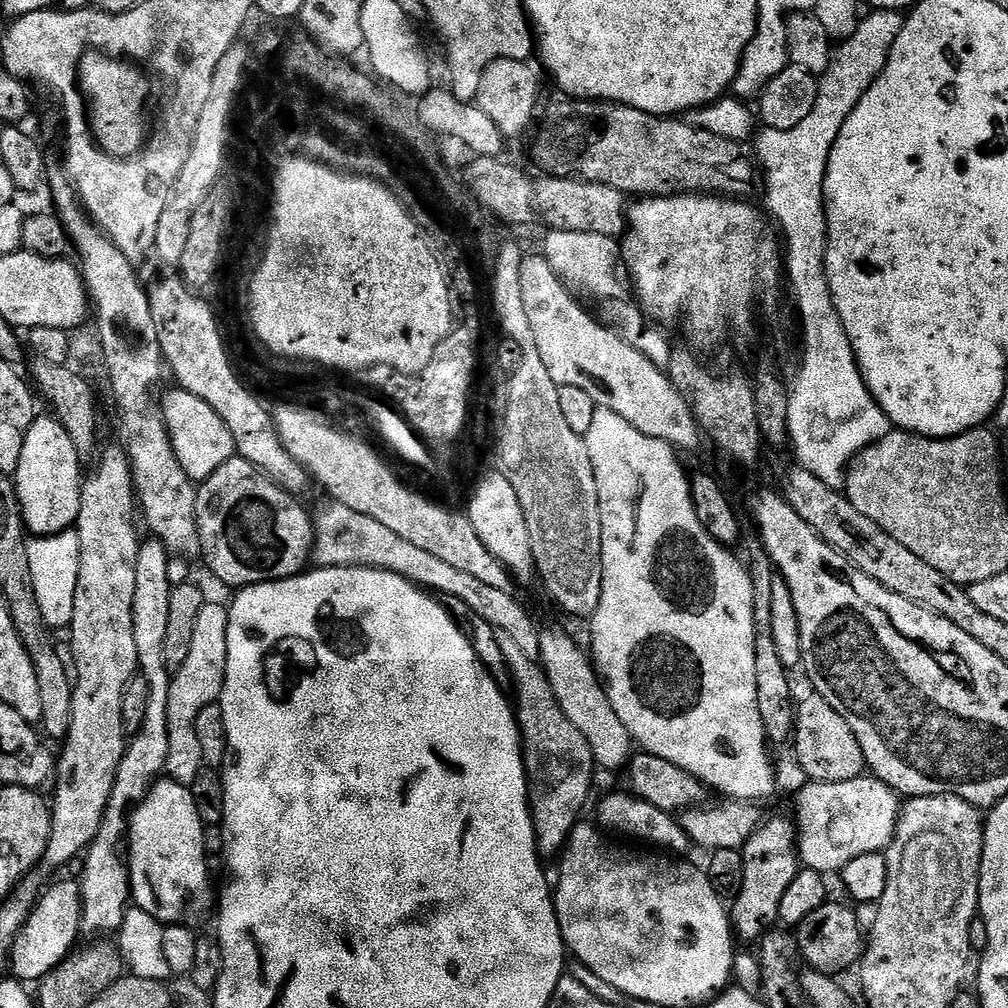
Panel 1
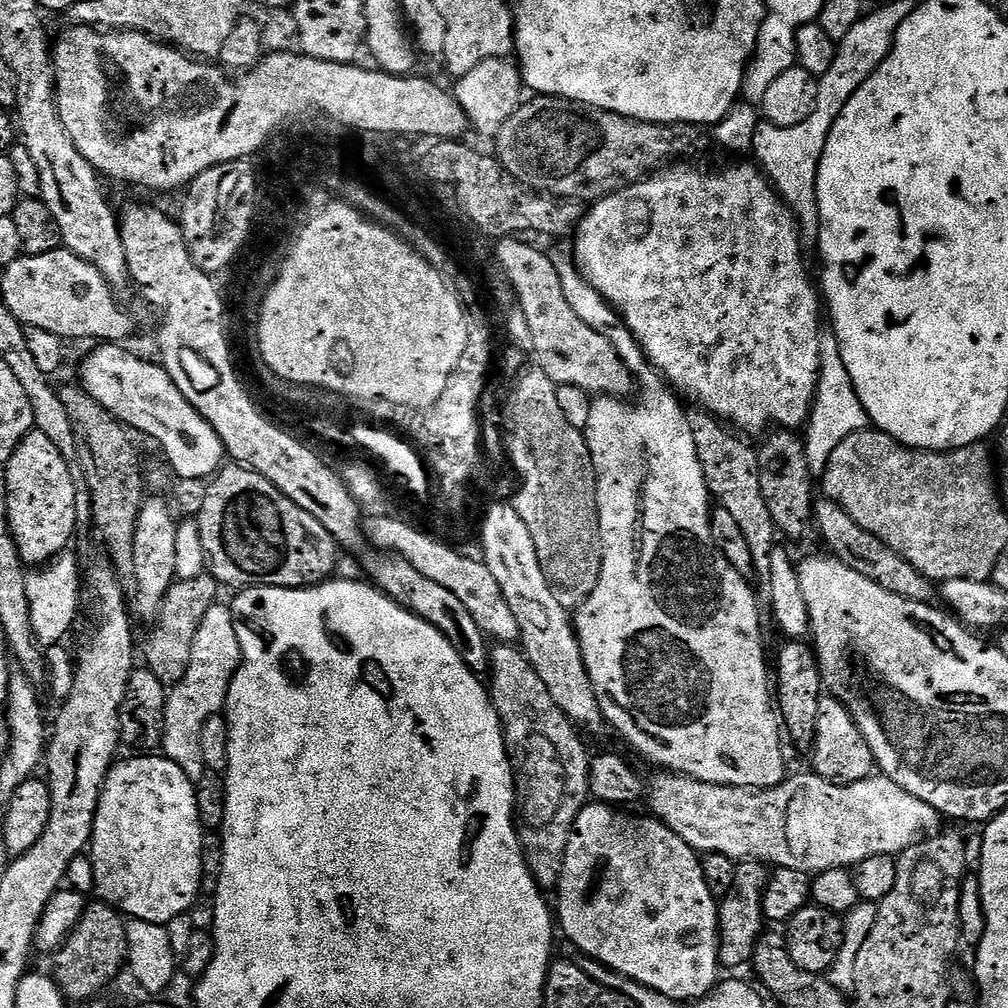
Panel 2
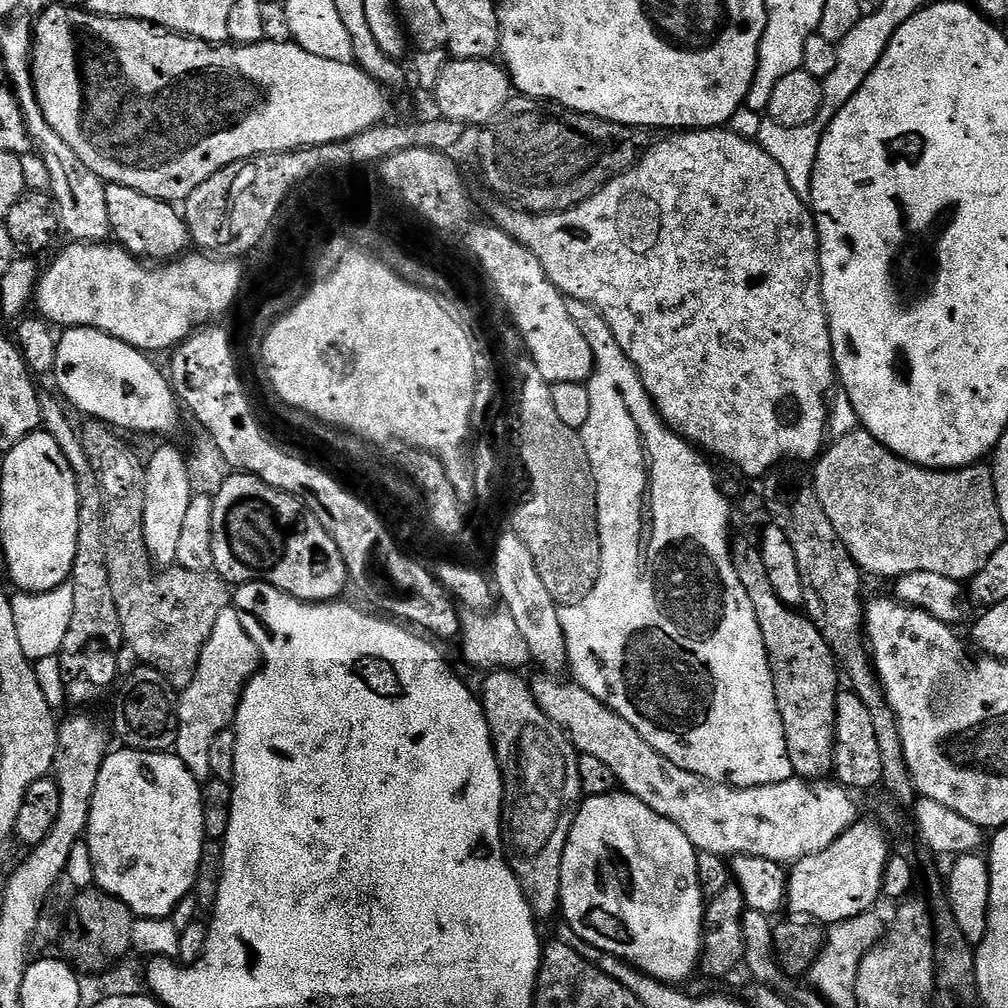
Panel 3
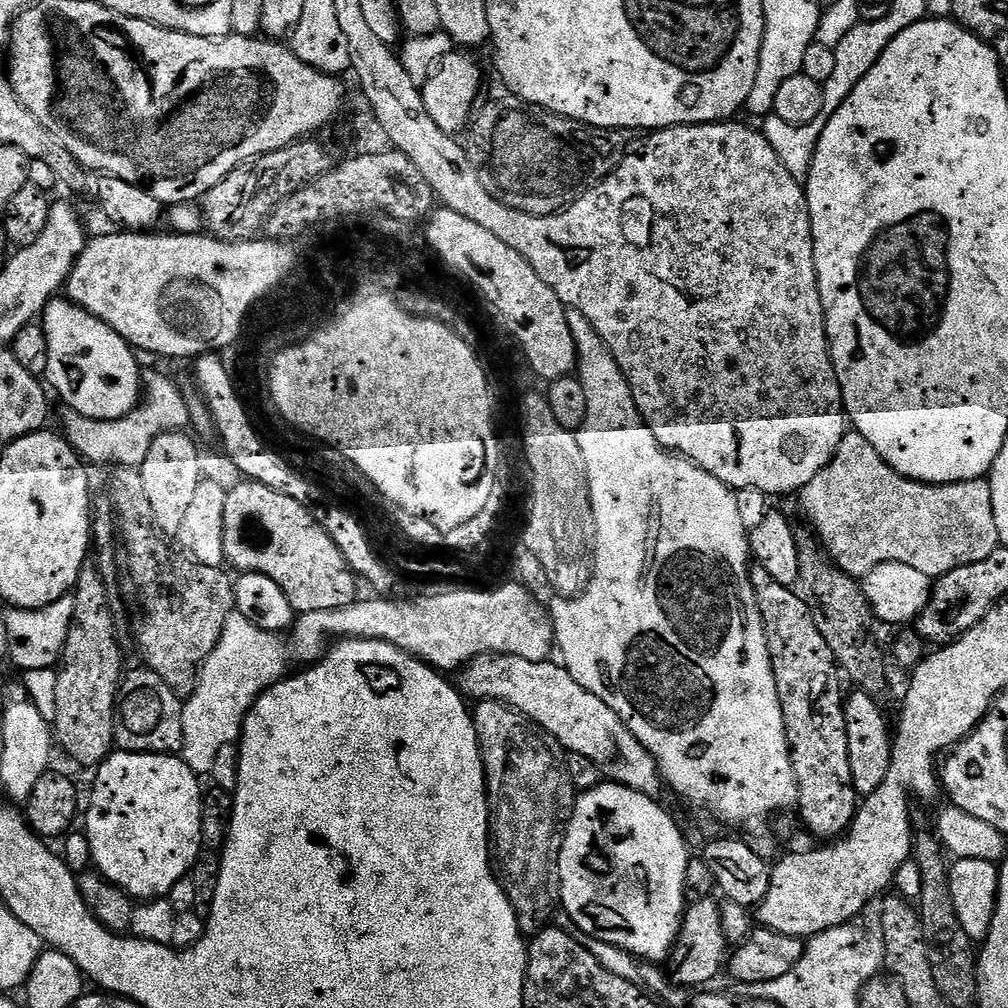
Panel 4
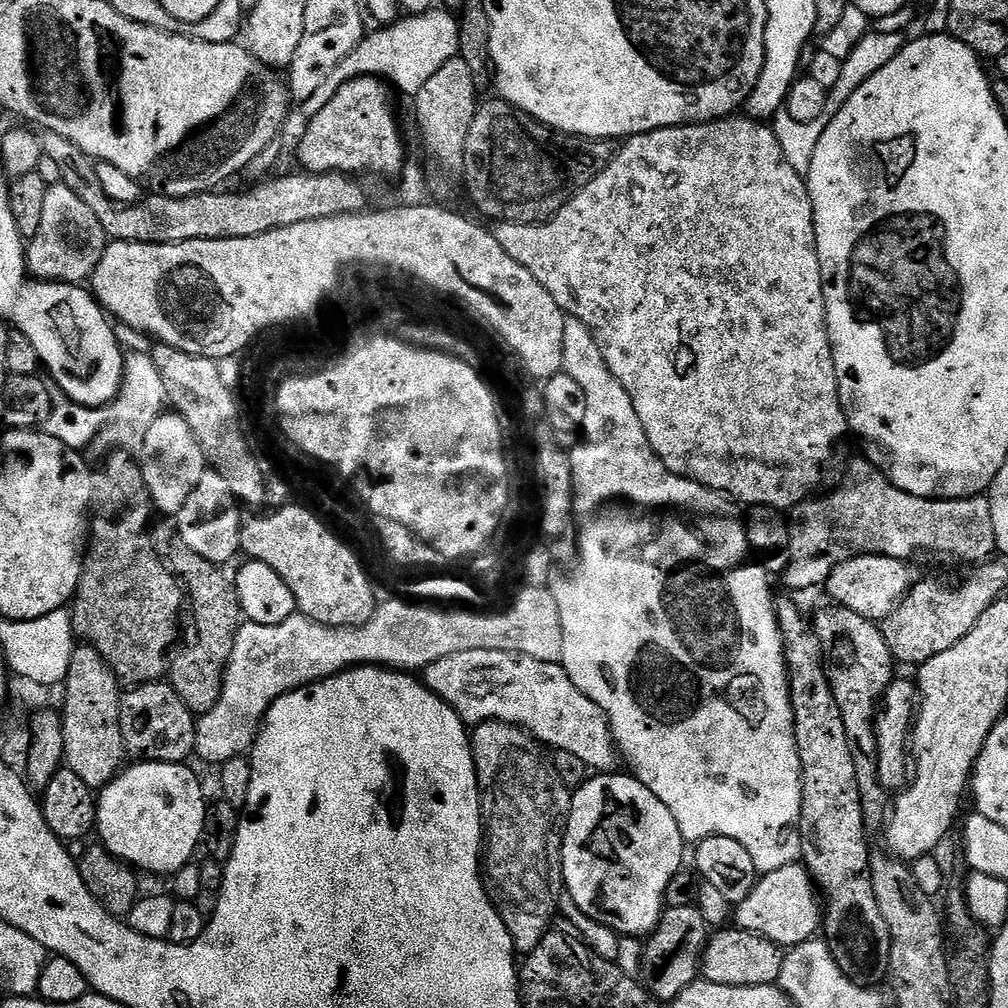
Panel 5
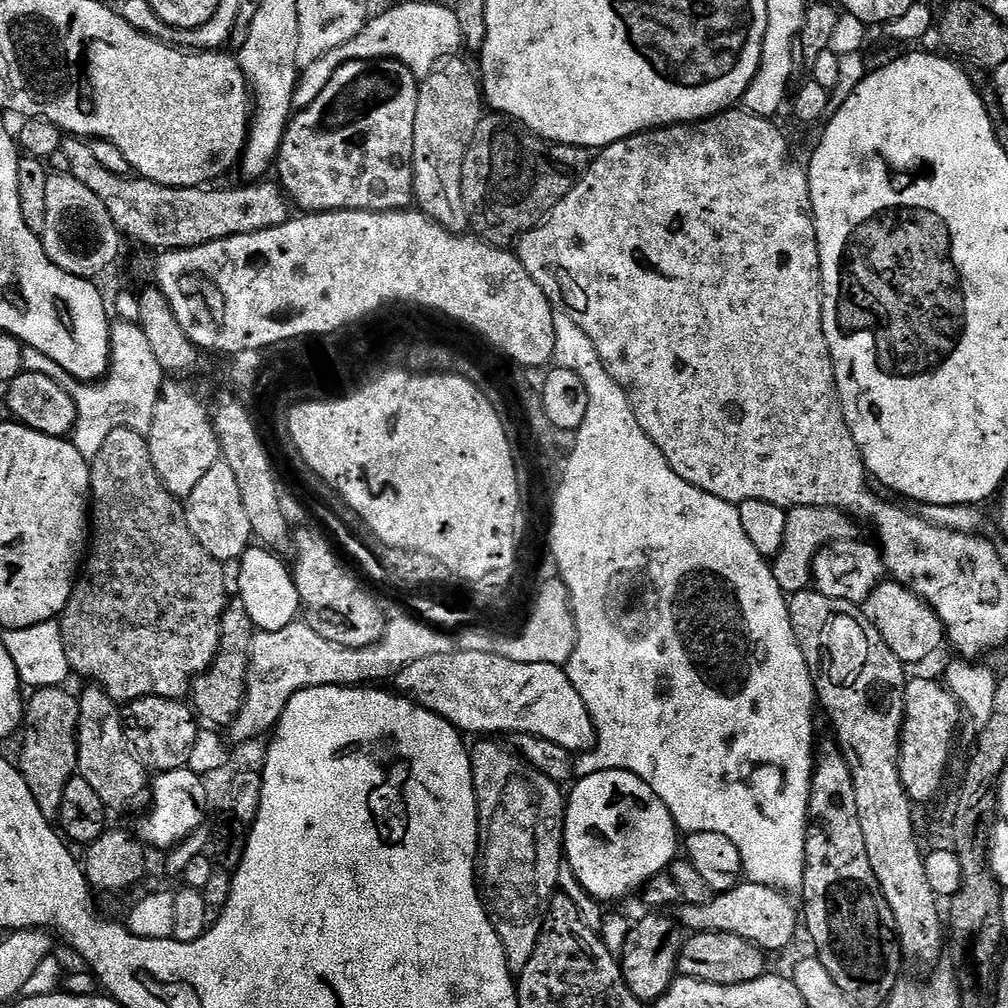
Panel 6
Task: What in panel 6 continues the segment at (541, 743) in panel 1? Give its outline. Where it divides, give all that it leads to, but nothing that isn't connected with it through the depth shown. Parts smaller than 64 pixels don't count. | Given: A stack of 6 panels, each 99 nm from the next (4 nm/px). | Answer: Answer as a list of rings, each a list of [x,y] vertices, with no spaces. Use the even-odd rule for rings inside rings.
[[[480,738],[477,740],[480,741],[476,745],[474,743],[471,745],[470,755],[472,758],[472,781],[476,791],[476,809],[480,819],[478,887],[482,893],[484,909],[488,911],[490,922],[494,926],[498,938],[502,938],[502,946],[506,950],[508,969],[514,974],[519,974],[522,970],[526,970],[526,962],[530,962],[530,958],[534,954],[534,946],[538,946],[538,938],[542,934],[542,926],[548,913],[548,907],[552,904],[552,898],[557,895],[558,889],[562,884],[562,879],[560,880],[560,867],[564,868],[566,864],[566,857],[564,855],[564,809],[566,807],[566,796],[562,791],[561,785],[555,784],[546,774],[542,774],[539,770],[533,768],[532,765],[526,763],[520,756],[520,753],[509,747],[507,743],[504,743],[505,745],[499,744],[496,741],[499,739],[496,738]]]

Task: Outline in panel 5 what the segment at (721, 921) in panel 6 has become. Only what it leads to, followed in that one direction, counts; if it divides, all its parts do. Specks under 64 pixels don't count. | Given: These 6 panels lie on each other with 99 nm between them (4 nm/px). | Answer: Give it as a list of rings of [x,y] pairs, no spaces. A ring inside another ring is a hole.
[[[803,863],[782,866],[782,870],[763,873],[754,890],[734,908],[735,927],[756,932],[785,950],[813,939],[822,928],[822,897],[811,873]]]

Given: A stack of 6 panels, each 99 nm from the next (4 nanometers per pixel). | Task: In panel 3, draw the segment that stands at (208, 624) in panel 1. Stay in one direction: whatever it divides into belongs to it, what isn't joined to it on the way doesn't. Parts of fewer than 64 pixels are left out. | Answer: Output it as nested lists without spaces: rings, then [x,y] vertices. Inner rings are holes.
[[[229,606],[218,614],[218,622],[208,635],[200,661],[196,667],[190,686],[182,689],[175,705],[176,742],[174,755],[183,762],[186,770],[194,774],[201,782],[213,779],[210,770],[210,742],[220,732],[229,731],[236,719],[236,711],[240,705],[240,696],[252,675],[259,672],[261,666],[258,646],[242,630],[242,622],[238,618],[235,607]]]

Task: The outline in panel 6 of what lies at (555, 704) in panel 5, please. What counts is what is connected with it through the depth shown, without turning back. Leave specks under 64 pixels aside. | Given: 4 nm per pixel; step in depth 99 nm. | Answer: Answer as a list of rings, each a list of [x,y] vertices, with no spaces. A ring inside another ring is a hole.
[[[451,652],[450,654],[430,654],[419,662],[404,665],[394,677],[395,691],[411,696],[426,710],[446,718],[461,733],[476,734],[519,734],[525,732],[538,738],[558,742],[574,754],[583,754],[596,743],[596,727],[582,702],[582,694],[574,690],[567,671],[559,664],[546,662],[510,662],[498,654],[478,654],[477,652]]]

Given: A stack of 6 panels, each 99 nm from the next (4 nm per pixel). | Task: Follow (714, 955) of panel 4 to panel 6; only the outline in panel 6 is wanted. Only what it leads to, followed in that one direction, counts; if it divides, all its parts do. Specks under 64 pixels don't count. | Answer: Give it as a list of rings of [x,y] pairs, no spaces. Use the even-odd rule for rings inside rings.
[[[652,910],[640,921],[633,923],[629,930],[623,951],[618,957],[622,978],[626,978],[626,986],[634,998],[645,1002],[655,1002],[670,990],[673,980],[677,979],[678,958],[686,939],[685,929],[675,919],[672,920],[660,910]]]

